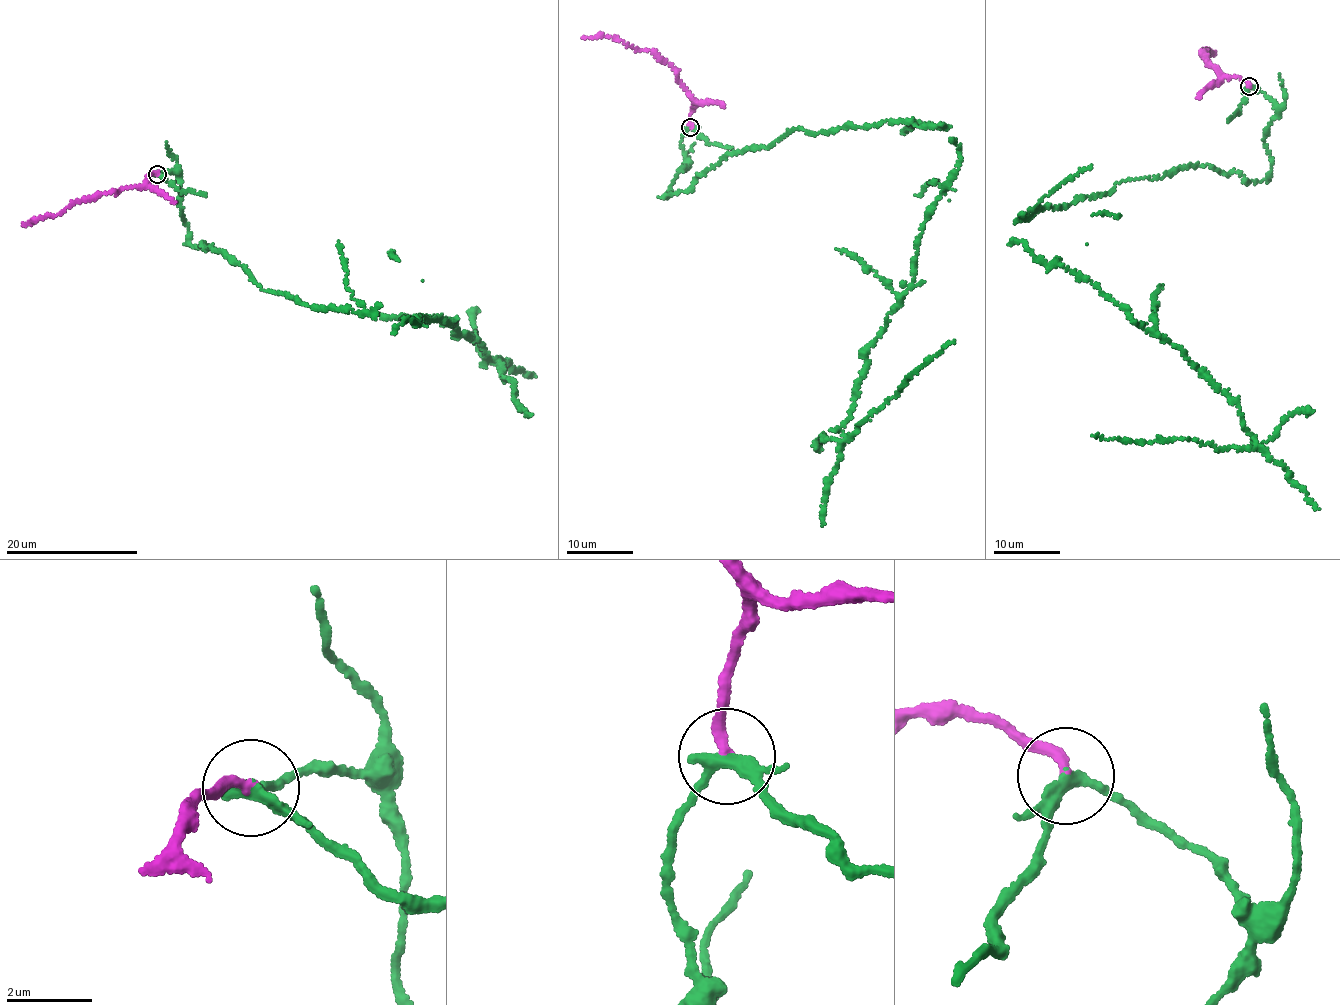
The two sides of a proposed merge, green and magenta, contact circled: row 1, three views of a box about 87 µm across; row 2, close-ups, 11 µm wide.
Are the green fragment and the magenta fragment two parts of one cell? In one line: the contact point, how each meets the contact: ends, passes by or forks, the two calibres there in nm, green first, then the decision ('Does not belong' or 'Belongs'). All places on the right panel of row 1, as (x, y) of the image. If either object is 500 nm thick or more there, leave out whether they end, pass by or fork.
Place: (1249, 86). At the ring green passes by. At the ring magenta ends. Thickness 280 nm (green) against 260 nm. Does not belong

